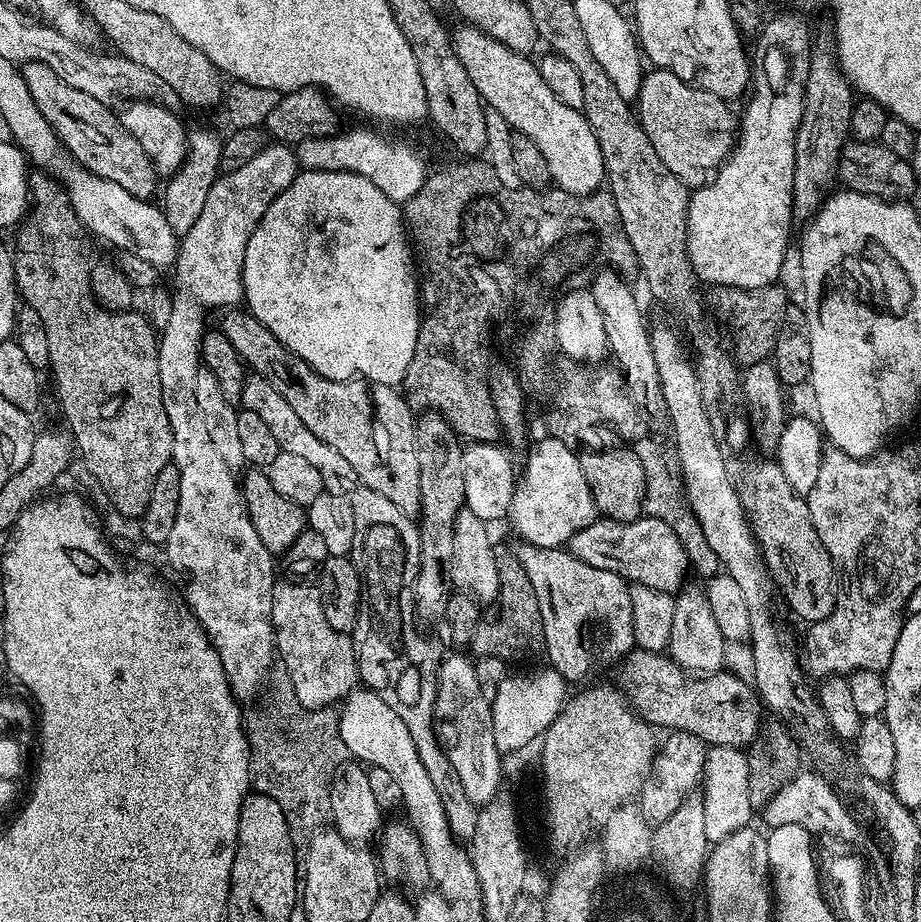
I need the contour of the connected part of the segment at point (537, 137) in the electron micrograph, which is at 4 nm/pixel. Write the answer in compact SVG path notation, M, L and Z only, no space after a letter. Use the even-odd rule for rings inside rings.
M464 22L461 25L460 29L452 32L452 44L456 48L459 61L466 69L466 74L470 75L470 80L478 90L480 99L488 108L498 110L513 132L525 132L531 141L537 144L542 150L543 157L546 158L551 183L559 191L569 192L575 196L589 196L591 192L597 191L606 180L602 146L598 146L598 138L590 122L584 117L583 111L574 106L566 106L566 102L562 102L558 94L554 94L554 90L546 86L539 67L533 61L531 64L528 61L531 59L525 53L502 46L502 42L490 38L472 24Z

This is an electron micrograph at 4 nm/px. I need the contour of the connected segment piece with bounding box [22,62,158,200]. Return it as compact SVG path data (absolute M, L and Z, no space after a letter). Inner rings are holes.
M30 62L23 65L24 81L42 114L52 123L52 129L60 138L60 143L68 149L80 165L101 176L103 180L122 186L122 190L130 190L140 200L148 200L156 188L158 173L146 158L146 150L138 146L138 138L126 130L119 115L109 105L98 98L86 94L86 90L77 90L67 82L62 82L50 66L42 62Z

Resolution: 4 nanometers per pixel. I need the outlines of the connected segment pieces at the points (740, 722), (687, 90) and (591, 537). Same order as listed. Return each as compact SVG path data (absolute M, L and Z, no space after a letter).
M639 646L633 647L632 651L619 661L619 668L619 687L632 707L653 726L661 729L664 727L664 730L689 732L708 746L722 744L741 750L747 749L762 731L762 700L755 687L747 679L744 681L731 676L728 670L690 678L689 673L667 655L648 652Z
M656 68L645 75L638 97L638 119L654 146L654 152L658 154L658 158L662 158L666 170L670 170L670 174L677 176L690 190L709 184L736 147L738 116L728 108L731 108L729 101L718 98L718 94L695 88L693 84L687 84L678 74L668 72L665 68Z
M645 514L641 515L640 519L631 520L625 524L617 520L597 518L590 526L578 530L578 534L572 536L570 551L582 562L586 562L590 566L598 566L598 570L610 570L614 574L623 576L632 584L641 584L659 592L679 593L685 587L684 579L690 576L687 552L683 548L682 542L675 536L674 530L666 522Z

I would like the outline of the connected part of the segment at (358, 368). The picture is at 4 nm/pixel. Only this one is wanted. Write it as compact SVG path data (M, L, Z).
M297 171L294 182L290 182L290 186L286 186L286 190L282 190L282 194L274 198L274 202L270 202L254 234L250 234L250 242L246 242L242 278L243 303L247 311L254 318L258 318L258 322L262 322L262 326L266 326L266 330L270 330L270 334L274 334L274 338L278 338L278 342L282 342L285 348L305 360L319 376L331 380L363 378L373 384L393 386L403 381L410 366L410 358L414 358L414 346L418 342L420 329L422 305L418 295L418 272L414 267L414 252L410 247L410 237L406 231L401 205L395 200L386 198L386 194L382 194L382 190L378 190L378 186L370 182L370 178L362 178L362 174L353 172Z

